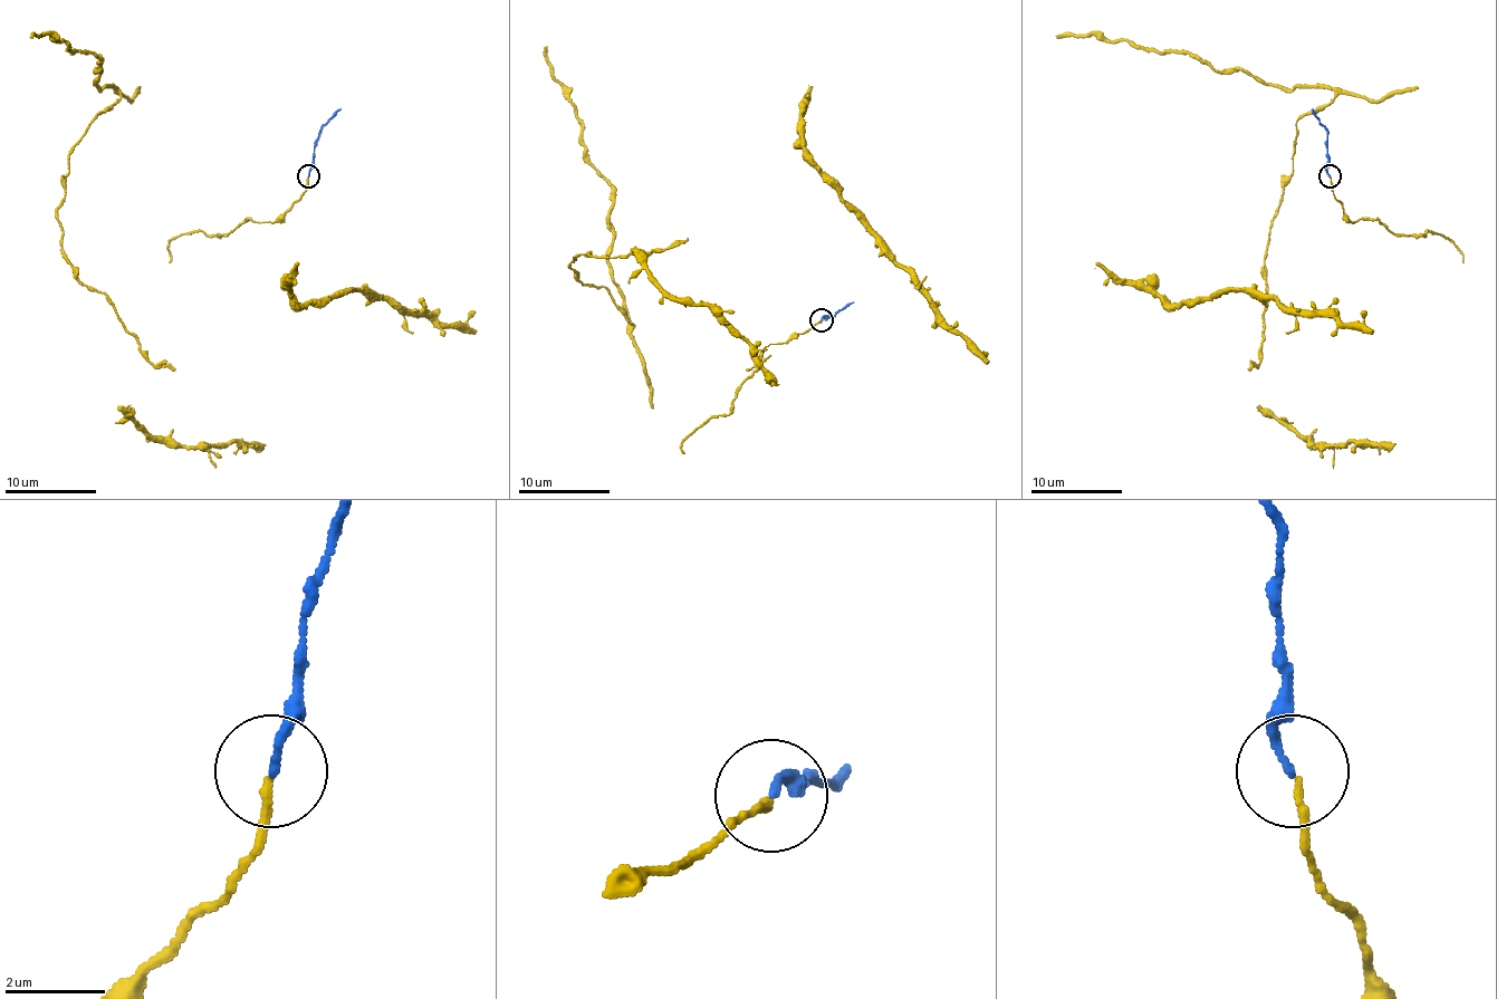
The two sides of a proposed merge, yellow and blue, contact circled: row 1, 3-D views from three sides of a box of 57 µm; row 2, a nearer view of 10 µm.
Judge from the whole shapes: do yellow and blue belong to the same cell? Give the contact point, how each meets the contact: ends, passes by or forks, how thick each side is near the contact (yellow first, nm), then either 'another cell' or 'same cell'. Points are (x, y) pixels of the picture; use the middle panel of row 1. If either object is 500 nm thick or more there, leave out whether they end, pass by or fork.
at (821, 319); yellow ends there; blue ends there; 150 nm thick on the yellow side, 160 nm on the other; same cell

